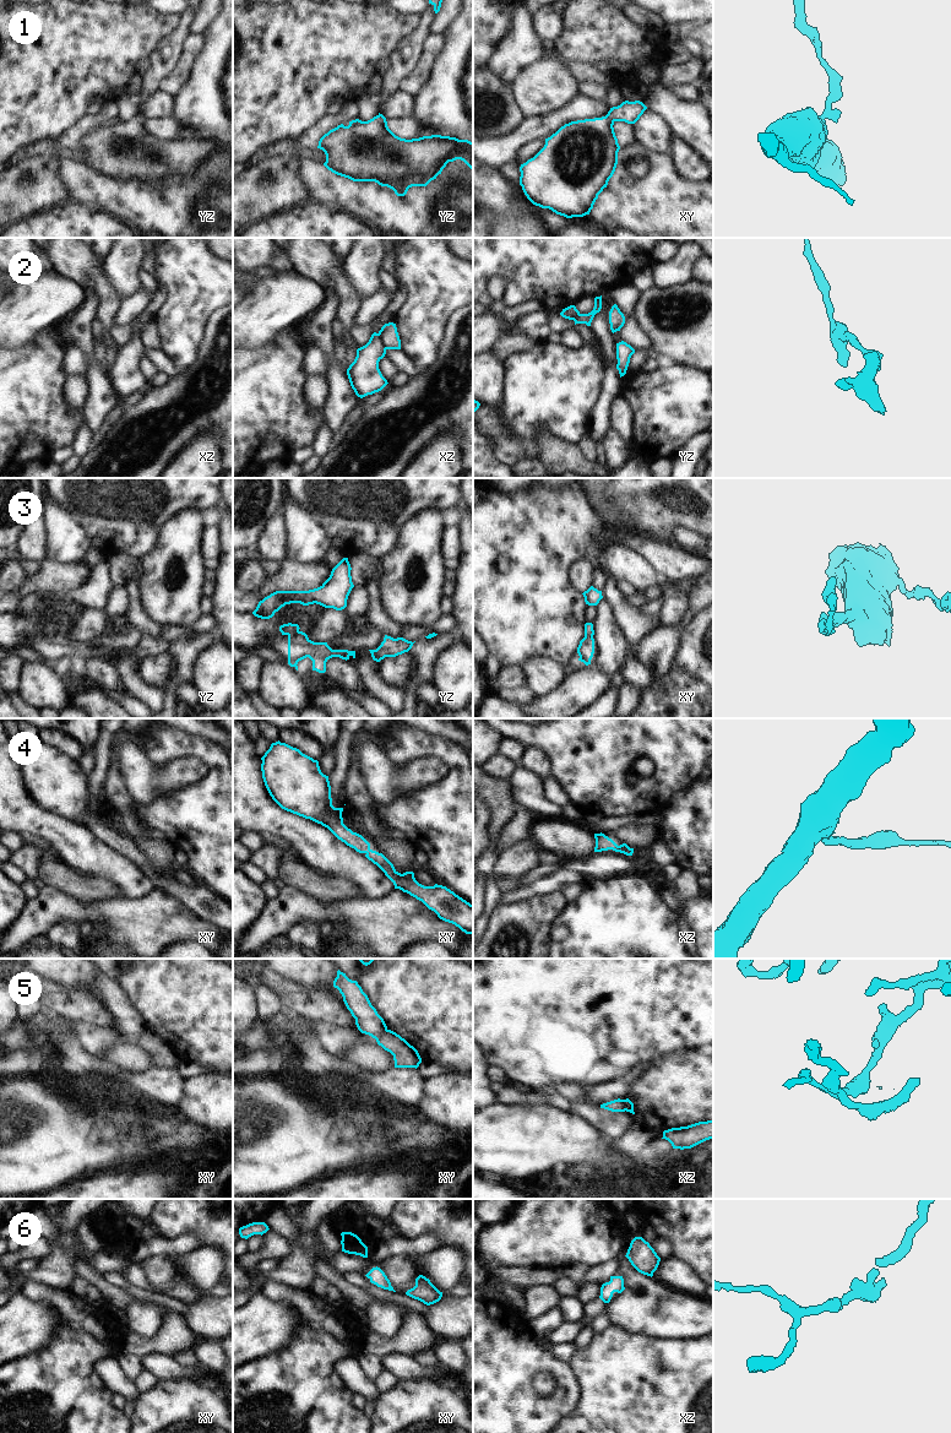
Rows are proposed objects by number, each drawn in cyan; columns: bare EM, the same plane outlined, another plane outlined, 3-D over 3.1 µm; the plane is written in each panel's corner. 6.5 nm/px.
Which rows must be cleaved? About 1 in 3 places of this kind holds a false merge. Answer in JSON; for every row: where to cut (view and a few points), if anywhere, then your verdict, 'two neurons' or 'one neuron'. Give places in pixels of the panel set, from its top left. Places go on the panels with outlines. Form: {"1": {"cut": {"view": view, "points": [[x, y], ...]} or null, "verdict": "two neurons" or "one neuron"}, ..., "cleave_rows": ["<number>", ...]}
{"1": {"cut": null, "verdict": "one neuron"}, "2": {"cut": {"view": "xz", "points": [[378, 334], [386, 348]]}, "verdict": "two neurons"}, "3": {"cut": {"view": "yz", "points": [[298, 630], [288, 635]]}, "verdict": "two neurons"}, "4": {"cut": null, "verdict": "one neuron"}, "5": {"cut": {"view": "xy", "points": [[387, 1030], [376, 1041]]}, "verdict": "two neurons"}, "6": {"cut": null, "verdict": "one neuron"}, "cleave_rows": ["2", "3", "5"]}

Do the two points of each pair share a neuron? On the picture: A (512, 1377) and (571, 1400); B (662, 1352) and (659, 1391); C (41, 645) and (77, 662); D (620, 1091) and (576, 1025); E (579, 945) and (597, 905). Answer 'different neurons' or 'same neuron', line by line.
A: same neuron
B: same neuron
C: same neuron
D: different neurons
E: same neuron

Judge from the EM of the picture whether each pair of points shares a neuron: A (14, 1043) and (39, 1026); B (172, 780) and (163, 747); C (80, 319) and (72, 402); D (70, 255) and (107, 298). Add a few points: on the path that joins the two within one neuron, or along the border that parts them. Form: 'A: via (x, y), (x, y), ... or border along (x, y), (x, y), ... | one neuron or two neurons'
A: via (20, 1037), (33, 1032) | one neuron
B: border along (141, 749), (155, 765), (195, 759) | two neurons
C: border along (85, 376), (86, 400), (82, 405) | two neurons
D: via (82, 262), (98, 277), (101, 286) | one neuron

